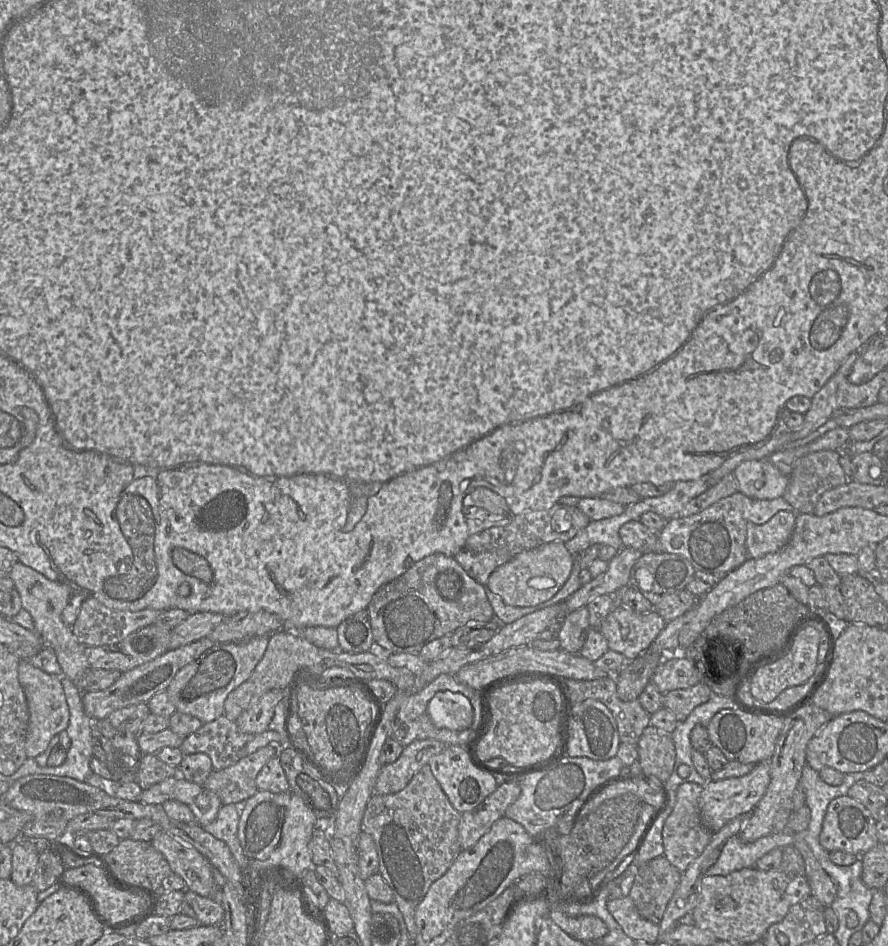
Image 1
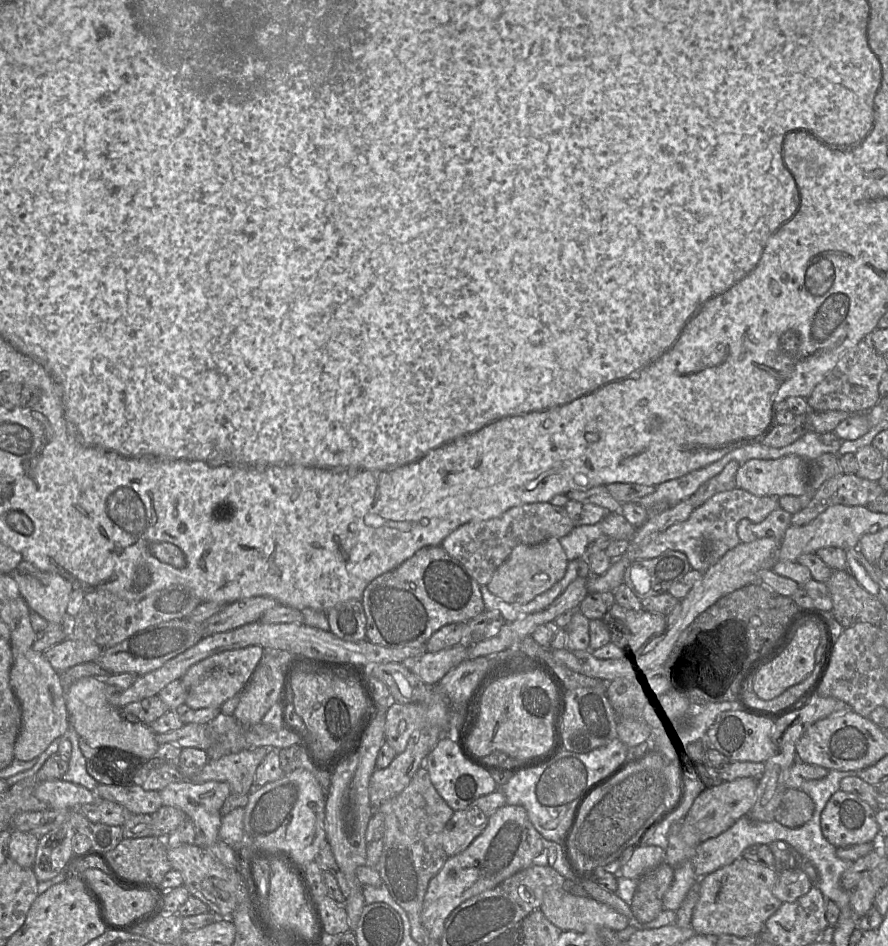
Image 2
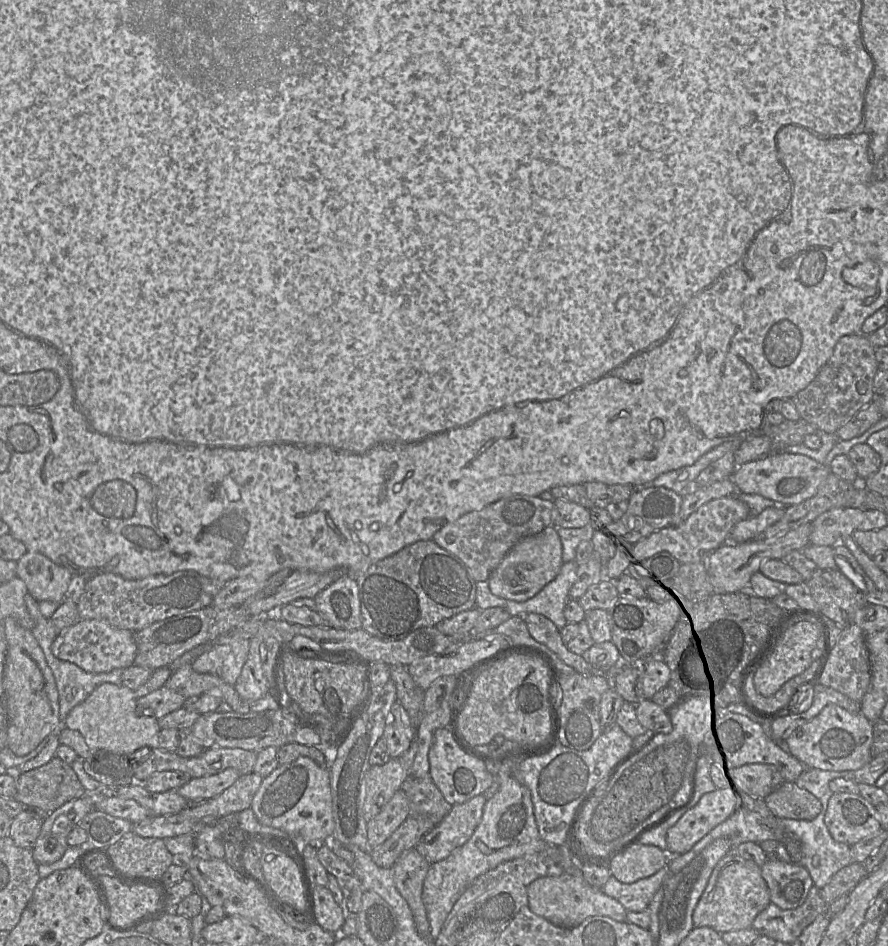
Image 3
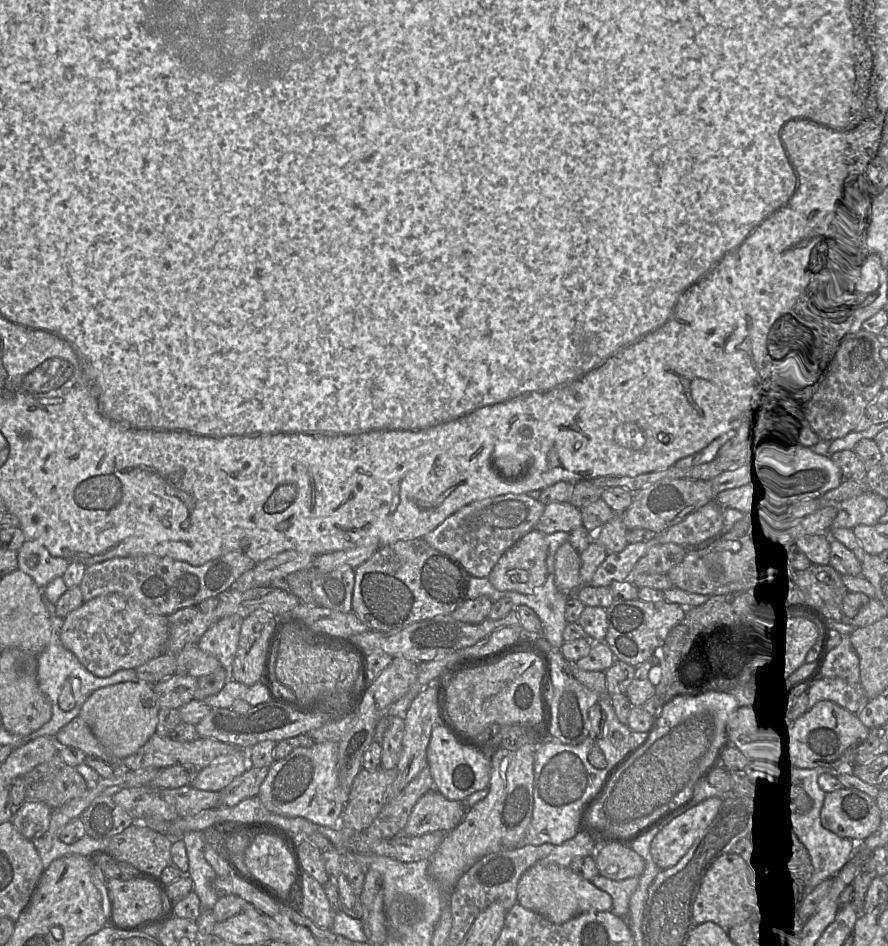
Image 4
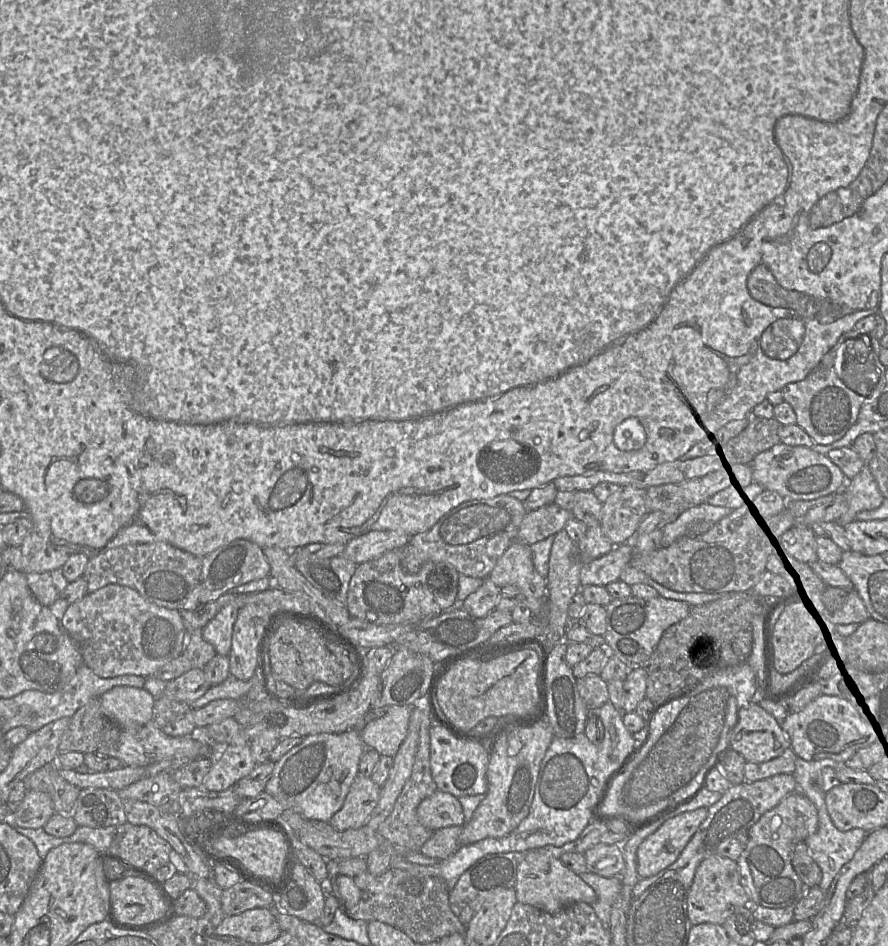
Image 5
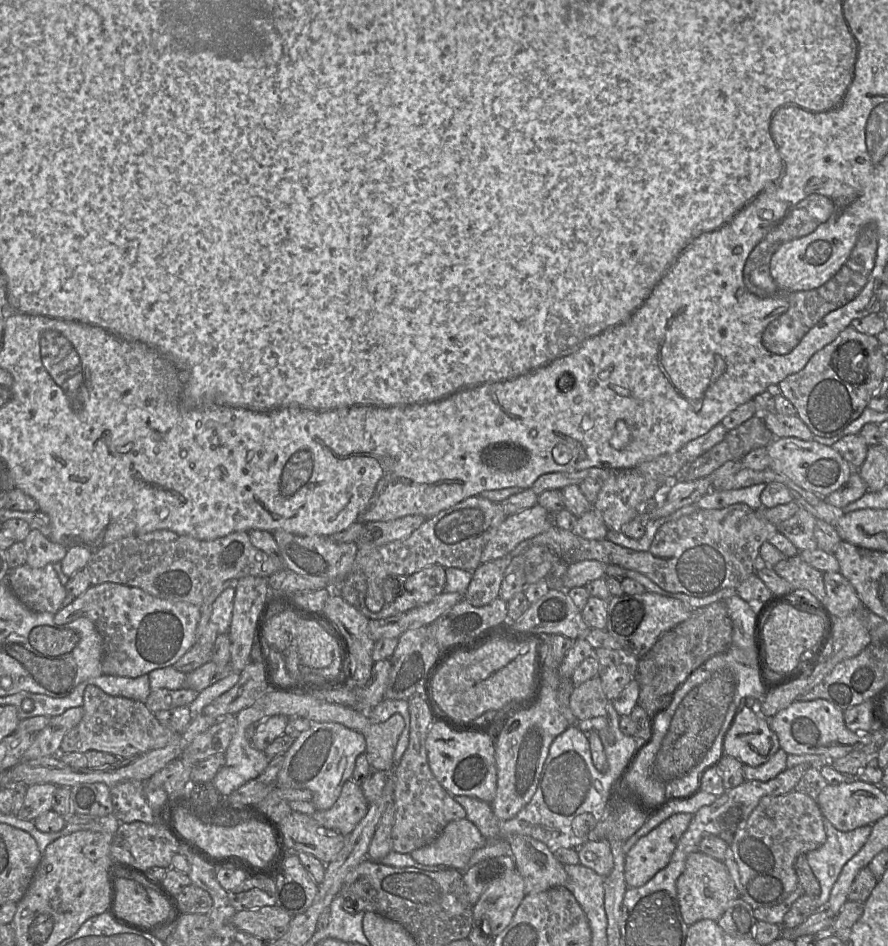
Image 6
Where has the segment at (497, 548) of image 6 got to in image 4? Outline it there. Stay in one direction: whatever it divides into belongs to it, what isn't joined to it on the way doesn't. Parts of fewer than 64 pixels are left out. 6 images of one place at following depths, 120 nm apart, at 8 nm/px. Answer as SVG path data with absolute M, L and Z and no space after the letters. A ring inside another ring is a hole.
M553 502L545 506L535 529L549 535L555 532L570 533L578 527L583 527L581 509L570 503Z

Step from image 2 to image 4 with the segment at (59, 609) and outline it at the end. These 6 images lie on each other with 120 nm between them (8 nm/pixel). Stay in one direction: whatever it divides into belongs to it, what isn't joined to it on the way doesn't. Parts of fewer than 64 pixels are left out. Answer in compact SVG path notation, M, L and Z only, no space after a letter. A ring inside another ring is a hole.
M38 540L25 541L18 551L18 569L29 575L40 588L56 577L62 577L69 561L52 556Z

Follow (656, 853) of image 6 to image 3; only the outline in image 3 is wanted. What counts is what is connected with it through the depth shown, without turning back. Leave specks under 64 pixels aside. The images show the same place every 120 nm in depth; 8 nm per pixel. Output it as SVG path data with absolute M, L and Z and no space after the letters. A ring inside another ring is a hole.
M730 787L704 794L667 831L666 852L669 856L679 856L690 851L699 840L741 806L741 799Z

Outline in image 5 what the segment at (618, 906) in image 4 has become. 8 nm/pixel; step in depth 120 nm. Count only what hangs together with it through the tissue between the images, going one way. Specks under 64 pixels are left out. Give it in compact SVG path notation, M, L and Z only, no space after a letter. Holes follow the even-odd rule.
M589 871L579 875L596 892L597 899L591 905L603 925L609 929L611 910L622 890L620 876L602 877Z

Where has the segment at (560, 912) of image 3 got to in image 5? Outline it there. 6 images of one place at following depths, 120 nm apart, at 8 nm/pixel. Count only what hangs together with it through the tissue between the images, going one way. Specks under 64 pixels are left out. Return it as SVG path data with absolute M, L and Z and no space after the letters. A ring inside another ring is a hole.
M537 849L527 851L518 865L514 889L518 902L535 906L550 914L558 913L573 903L592 904L597 899L596 892L580 875L567 868L560 859Z

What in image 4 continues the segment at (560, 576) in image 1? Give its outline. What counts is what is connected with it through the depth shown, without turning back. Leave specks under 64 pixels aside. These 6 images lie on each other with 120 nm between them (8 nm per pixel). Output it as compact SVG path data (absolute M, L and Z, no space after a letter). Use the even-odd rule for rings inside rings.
M534 529L520 538L501 556L489 574L488 579L500 592L532 594L535 588L542 586L546 582L547 555L546 535Z

